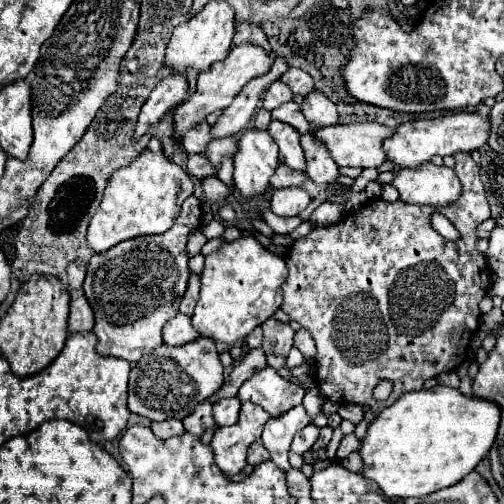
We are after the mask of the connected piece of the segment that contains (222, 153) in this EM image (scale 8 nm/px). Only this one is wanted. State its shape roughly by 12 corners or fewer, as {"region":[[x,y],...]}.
{"region":[[238,135],[214,139],[206,157],[216,169],[238,149]]}

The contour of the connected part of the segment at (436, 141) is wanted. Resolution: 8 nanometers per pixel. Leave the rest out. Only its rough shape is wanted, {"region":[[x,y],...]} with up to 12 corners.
{"region":[[474,113],[416,119],[382,141],[398,169],[474,151],[488,119]]}

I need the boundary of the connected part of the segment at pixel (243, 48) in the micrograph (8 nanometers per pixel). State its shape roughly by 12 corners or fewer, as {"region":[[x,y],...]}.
{"region":[[250,43],[198,75],[196,91],[174,109],[184,137],[212,111],[226,109],[270,55]]}

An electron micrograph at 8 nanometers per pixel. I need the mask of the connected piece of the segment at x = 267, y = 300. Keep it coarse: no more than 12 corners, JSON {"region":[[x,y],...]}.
{"region":[[254,237],[206,257],[192,325],[244,341],[282,305],[284,259]]}

